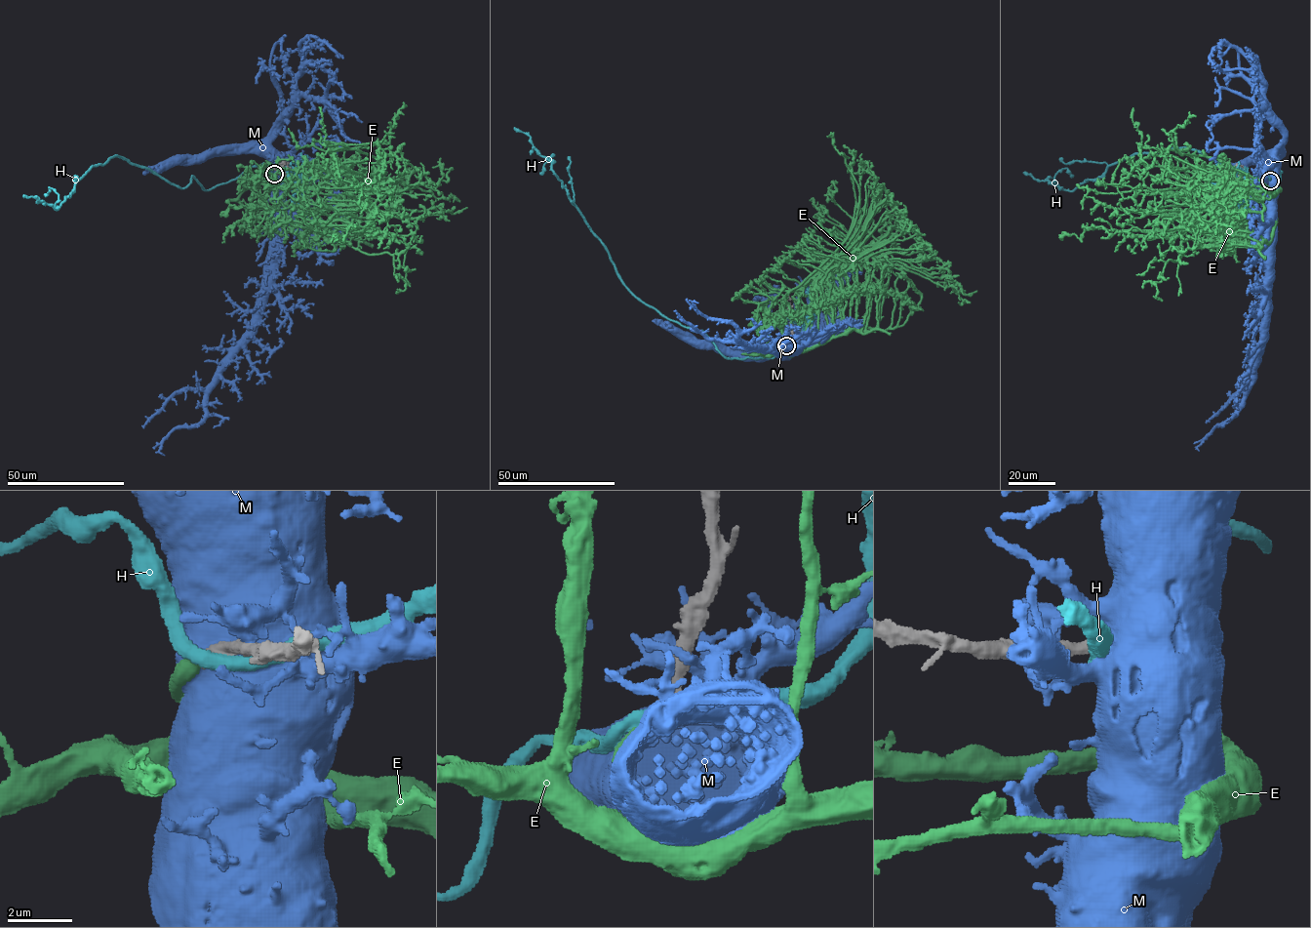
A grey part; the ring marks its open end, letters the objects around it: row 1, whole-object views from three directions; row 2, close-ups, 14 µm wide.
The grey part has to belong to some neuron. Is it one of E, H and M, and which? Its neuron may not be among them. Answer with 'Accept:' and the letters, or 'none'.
Accept: E

